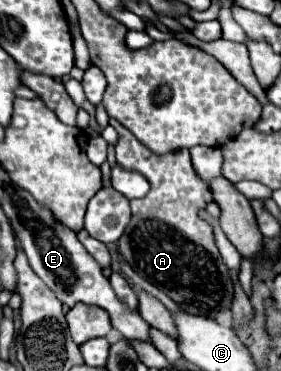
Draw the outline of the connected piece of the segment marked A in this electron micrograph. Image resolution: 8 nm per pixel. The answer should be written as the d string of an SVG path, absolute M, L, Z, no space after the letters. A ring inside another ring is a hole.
M110 120L110 124L120 136L116 146L118 164L132 172L144 172L144 164L148 164L150 182L150 192L130 202L132 222L118 240L118 252L138 276L148 278L150 284L170 296L184 312L218 318L218 312L230 310L234 282L214 242L212 226L200 218L200 210L206 210L208 202L214 202L210 184L196 174L186 148L170 152L168 156L156 156L152 150L144 148L128 128L122 128L118 120Z

